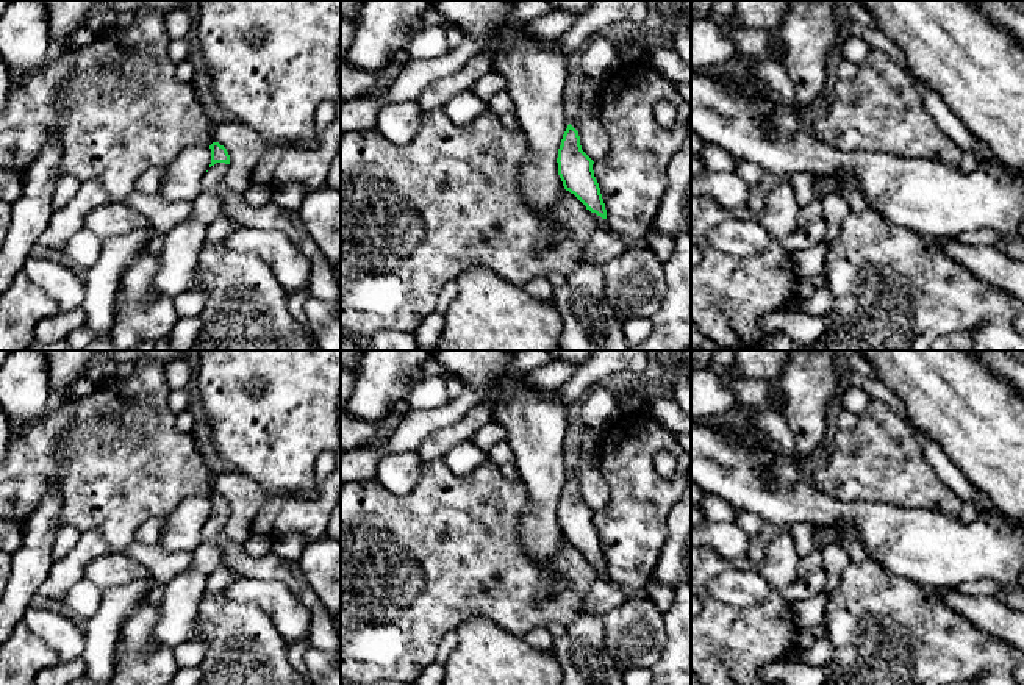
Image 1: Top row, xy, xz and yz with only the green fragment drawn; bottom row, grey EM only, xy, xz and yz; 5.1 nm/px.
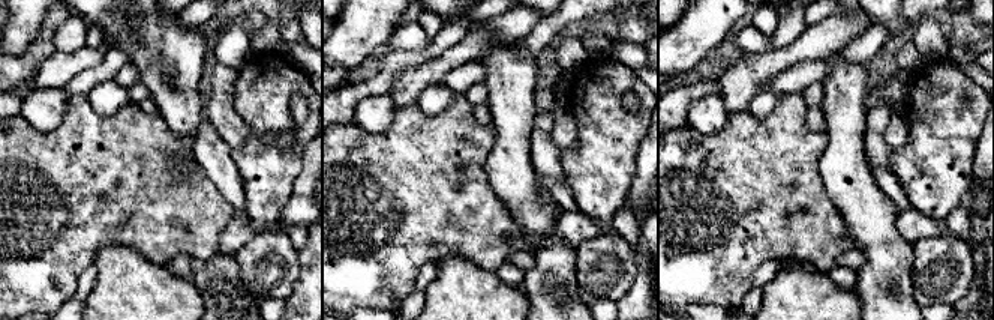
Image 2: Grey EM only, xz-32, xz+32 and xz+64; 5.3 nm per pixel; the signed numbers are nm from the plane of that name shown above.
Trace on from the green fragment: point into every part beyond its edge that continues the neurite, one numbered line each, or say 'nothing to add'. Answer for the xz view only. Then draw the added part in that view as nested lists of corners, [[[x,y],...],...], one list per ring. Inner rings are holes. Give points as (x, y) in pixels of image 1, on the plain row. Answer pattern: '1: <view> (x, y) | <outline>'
nothing to add

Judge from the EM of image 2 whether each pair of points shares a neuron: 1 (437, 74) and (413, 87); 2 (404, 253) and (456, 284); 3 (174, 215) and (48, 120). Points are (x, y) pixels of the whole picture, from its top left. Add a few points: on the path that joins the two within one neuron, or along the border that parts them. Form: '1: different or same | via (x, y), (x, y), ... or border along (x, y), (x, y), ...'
1: same | via (431, 74), (419, 81)
2: different | border along (437, 260), (450, 254), (462, 254), (473, 262)
3: different | border along (69, 98), (50, 131), (21, 117)

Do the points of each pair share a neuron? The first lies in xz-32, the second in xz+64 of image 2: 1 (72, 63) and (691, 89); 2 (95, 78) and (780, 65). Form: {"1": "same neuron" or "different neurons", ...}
{"1": "same neuron", "2": "same neuron"}

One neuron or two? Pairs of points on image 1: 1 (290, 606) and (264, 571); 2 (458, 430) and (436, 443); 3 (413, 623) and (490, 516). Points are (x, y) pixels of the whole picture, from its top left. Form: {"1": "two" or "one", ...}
{"1": "two", "2": "one", "3": "one"}

